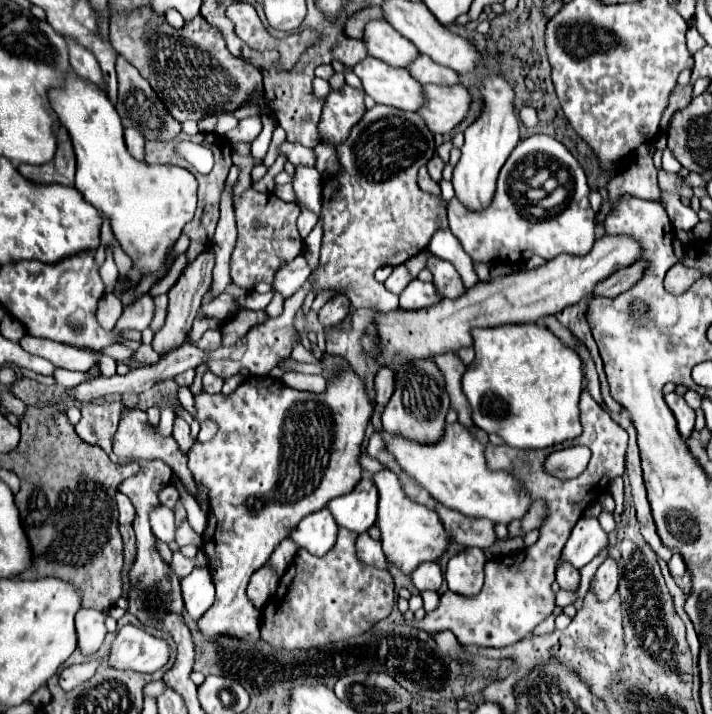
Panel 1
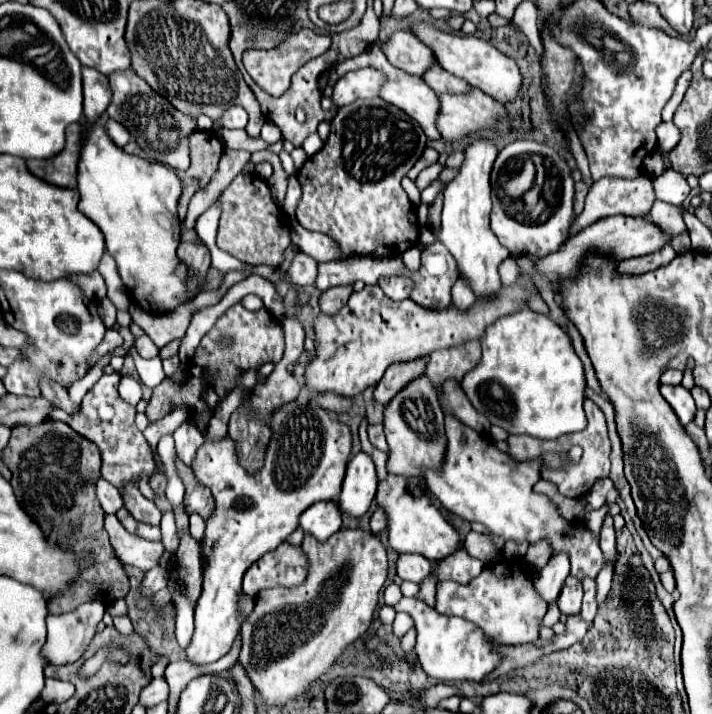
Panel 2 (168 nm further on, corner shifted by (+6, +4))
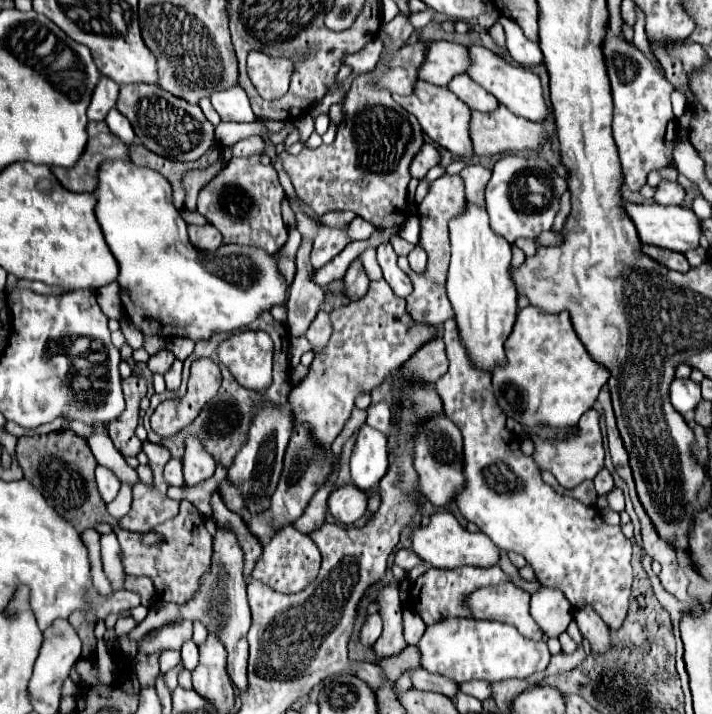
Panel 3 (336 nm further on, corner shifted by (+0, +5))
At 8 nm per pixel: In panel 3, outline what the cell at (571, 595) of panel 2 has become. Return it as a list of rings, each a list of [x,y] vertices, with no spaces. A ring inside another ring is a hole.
[[[580,609],[574,613],[574,621],[578,623],[578,629],[582,633],[582,637],[586,641],[590,641],[590,649],[592,653],[596,655],[602,655],[602,653],[608,653],[610,647],[612,647],[612,641],[610,641],[610,629],[606,627],[606,623],[594,613],[594,609]]]

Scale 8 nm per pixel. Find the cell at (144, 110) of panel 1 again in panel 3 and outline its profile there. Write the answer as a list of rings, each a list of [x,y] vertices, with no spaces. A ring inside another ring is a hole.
[[[122,85],[118,97],[118,111],[128,117],[138,141],[172,161],[196,161],[200,159],[212,145],[216,145],[214,125],[204,117],[198,105],[192,105],[172,93],[164,91],[160,85]]]

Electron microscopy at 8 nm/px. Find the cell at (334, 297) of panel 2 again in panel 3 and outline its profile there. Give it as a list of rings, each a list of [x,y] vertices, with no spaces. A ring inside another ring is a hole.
[[[354,259],[354,261],[350,263],[350,267],[348,267],[346,275],[344,275],[344,283],[346,283],[348,293],[350,293],[350,297],[352,297],[354,301],[360,299],[360,297],[368,291],[368,283],[370,283],[370,279],[366,277],[360,259]]]

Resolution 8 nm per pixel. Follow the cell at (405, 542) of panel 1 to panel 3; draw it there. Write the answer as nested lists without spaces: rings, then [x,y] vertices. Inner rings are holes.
[[[440,509],[430,517],[430,523],[426,527],[416,527],[412,533],[412,549],[422,561],[426,561],[432,567],[438,569],[454,569],[462,565],[472,565],[472,567],[494,567],[498,565],[500,551],[498,547],[486,537],[484,533],[470,533],[466,531],[452,513]]]

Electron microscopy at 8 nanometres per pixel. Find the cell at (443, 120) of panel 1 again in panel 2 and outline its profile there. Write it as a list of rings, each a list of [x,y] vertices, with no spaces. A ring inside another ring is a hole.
[[[470,88],[468,94],[440,94],[438,98],[440,98],[440,114],[436,120],[436,128],[440,130],[444,140],[460,140],[470,132],[478,132],[484,128],[500,128],[500,130],[508,128],[504,106],[478,88]]]

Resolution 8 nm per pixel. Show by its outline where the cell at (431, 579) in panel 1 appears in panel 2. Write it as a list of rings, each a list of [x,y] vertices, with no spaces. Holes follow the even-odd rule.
[[[402,554],[396,562],[398,576],[410,582],[422,582],[432,572],[432,562],[420,554]]]

